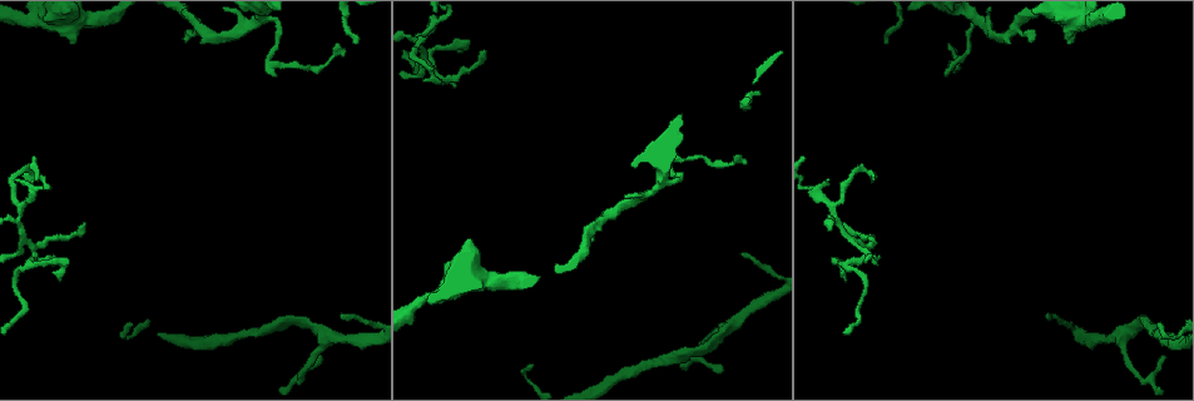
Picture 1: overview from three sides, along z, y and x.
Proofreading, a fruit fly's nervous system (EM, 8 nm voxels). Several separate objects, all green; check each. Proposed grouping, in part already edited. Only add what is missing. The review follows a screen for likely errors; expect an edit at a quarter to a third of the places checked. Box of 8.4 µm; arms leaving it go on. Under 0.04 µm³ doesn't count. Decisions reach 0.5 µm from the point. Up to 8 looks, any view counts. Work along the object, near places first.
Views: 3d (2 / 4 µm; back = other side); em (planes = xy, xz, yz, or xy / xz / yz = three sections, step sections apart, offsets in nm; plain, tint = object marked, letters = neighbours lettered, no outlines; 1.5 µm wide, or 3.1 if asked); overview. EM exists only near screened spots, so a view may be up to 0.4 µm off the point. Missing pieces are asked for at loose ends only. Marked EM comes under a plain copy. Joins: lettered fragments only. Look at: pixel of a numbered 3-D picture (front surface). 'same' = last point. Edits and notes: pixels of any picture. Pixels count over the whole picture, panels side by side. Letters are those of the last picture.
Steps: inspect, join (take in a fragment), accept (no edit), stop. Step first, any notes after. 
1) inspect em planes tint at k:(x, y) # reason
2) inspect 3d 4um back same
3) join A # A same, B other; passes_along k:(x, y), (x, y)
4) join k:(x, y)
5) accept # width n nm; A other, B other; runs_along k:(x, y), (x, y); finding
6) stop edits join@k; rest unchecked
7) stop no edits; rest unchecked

inspect em planes letters at 1:(321, 360) # thin end

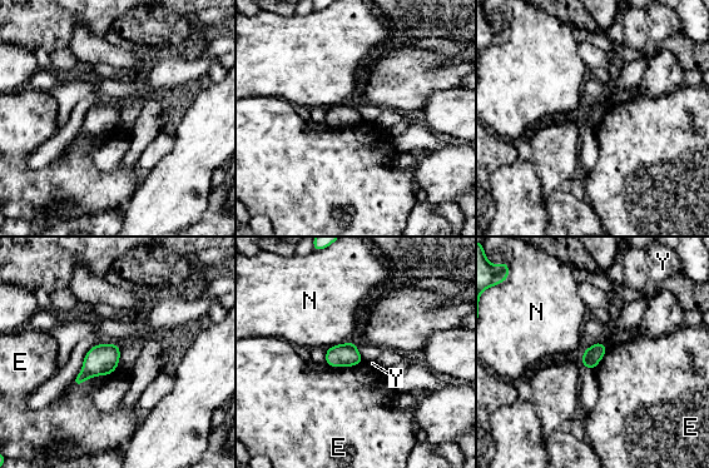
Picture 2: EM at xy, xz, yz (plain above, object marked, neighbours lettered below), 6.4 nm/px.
accept # longest_contact E 320 nm; E other, N other, Y other; border 2:(117, 367), (80, 384), (72, 383); no lettered fragment goes on from it

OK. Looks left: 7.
inspect em planes letters at 1:(1048, 316) # an open end

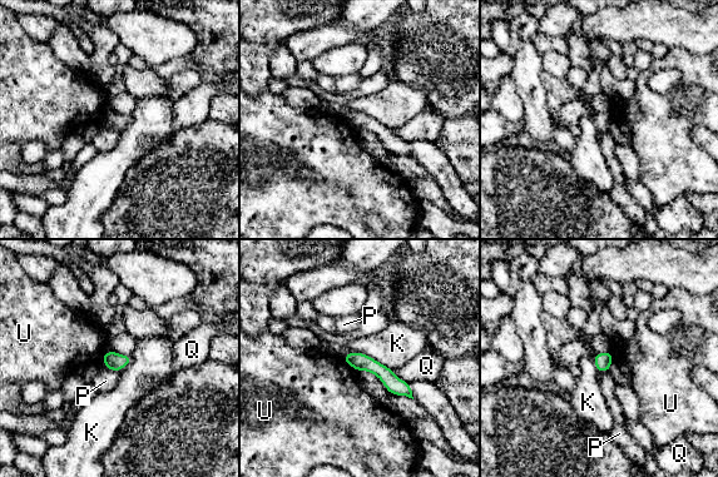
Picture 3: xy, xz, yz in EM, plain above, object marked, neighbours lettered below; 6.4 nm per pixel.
accept # K other, P other, Q other, U other; none of them fits

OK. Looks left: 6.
inspect em planes letters at 1:(1032, 41) # branch stops here

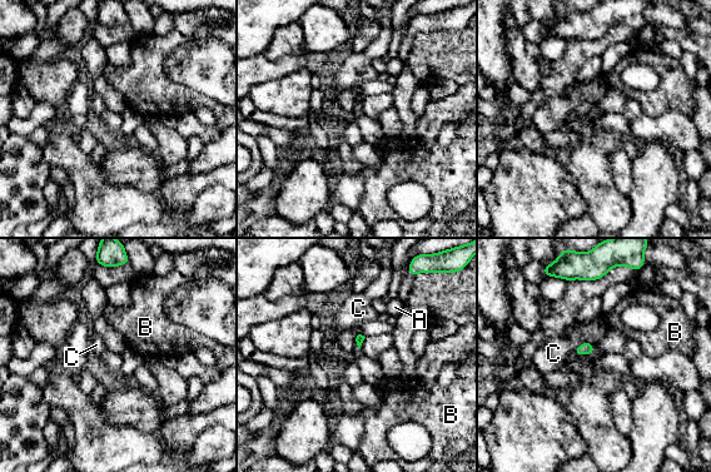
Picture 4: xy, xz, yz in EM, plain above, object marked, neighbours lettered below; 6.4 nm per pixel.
accept # A other, B other, C other; border 4:(595, 347), (582, 342), (572, 352); none of them fits

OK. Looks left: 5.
stop no edits; rest unchecked

